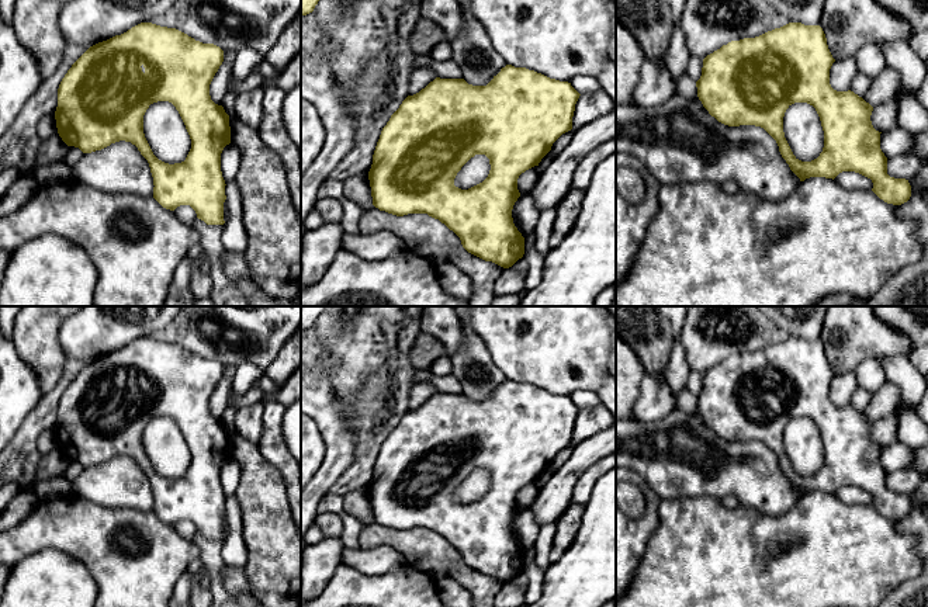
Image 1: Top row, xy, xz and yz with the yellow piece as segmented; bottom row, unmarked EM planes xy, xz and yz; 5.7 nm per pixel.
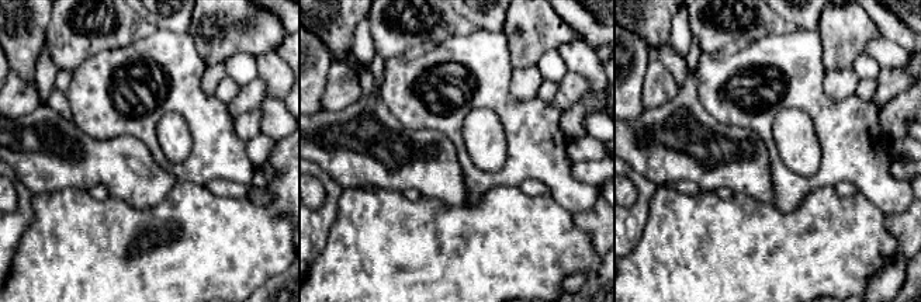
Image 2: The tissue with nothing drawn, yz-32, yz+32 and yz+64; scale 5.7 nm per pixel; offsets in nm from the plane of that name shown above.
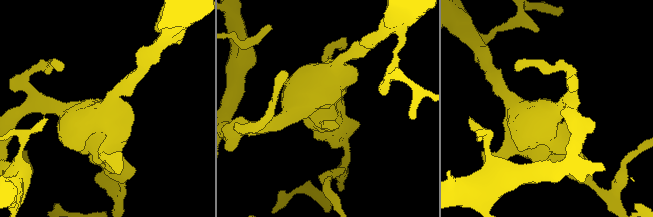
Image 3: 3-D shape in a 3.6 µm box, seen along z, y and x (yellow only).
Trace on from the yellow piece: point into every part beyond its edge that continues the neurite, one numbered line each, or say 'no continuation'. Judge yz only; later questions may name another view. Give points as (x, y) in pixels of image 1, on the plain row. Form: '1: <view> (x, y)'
no continuation

